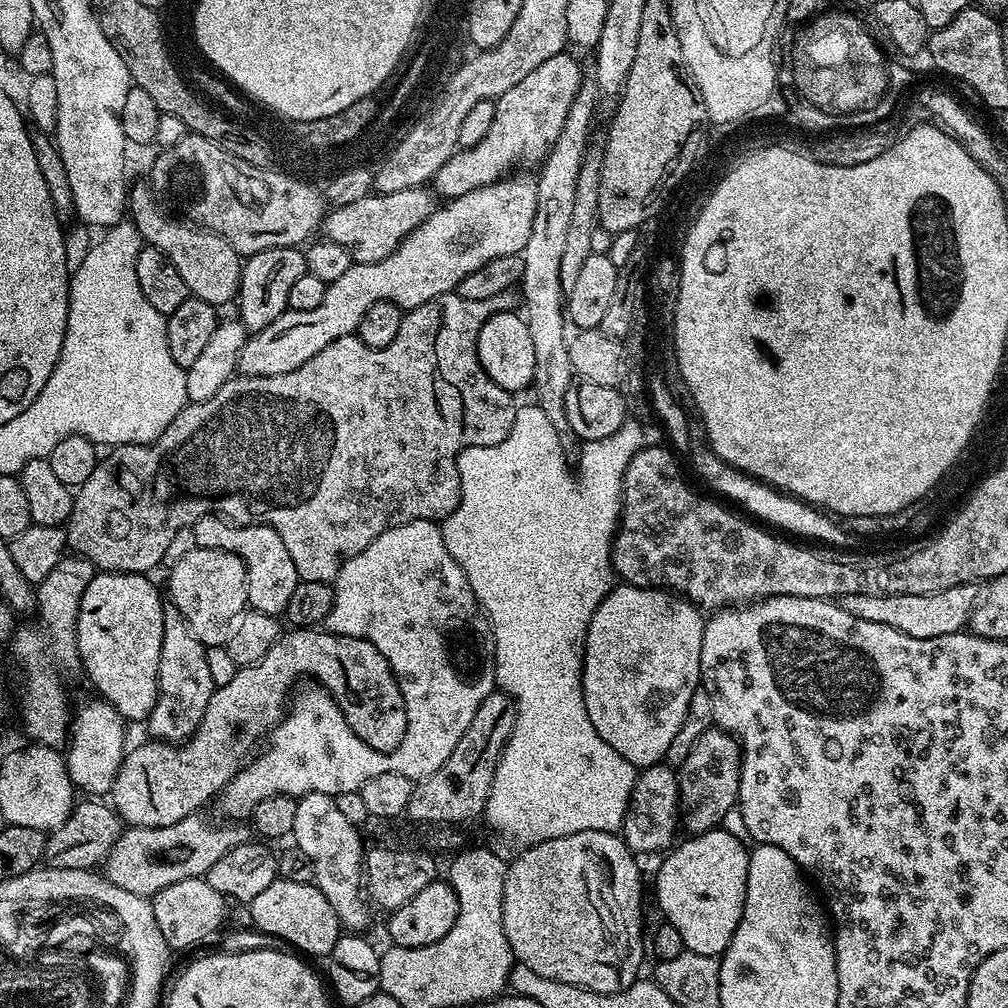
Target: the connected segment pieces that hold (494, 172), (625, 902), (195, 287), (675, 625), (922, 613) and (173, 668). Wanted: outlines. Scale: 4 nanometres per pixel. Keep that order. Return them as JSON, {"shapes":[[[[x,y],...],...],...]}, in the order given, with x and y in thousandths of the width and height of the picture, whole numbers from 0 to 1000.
{"shapes":[[[[559,51],[550,54],[550,58],[542,58],[542,62],[526,69],[518,81],[506,85],[506,89],[492,96],[486,133],[482,133],[474,145],[456,147],[448,152],[448,156],[438,165],[431,177],[434,191],[437,189],[440,196],[466,192],[466,188],[481,187],[501,178],[515,159],[520,163],[535,164],[543,158],[558,131],[566,102],[581,79],[574,62],[563,55],[563,51]]],[[[577,823],[573,827],[562,827],[558,831],[546,831],[528,841],[519,842],[512,854],[504,857],[504,865],[500,869],[500,890],[498,891],[498,919],[502,923],[504,938],[511,955],[526,958],[530,966],[538,966],[538,970],[546,970],[550,974],[562,974],[565,978],[580,980],[583,984],[609,986],[620,984],[625,977],[631,975],[636,967],[635,955],[641,948],[641,925],[639,929],[639,881],[635,878],[635,861],[631,858],[632,850],[611,825],[594,825],[593,823]]],[[[146,182],[128,189],[125,206],[131,221],[139,229],[140,239],[144,243],[161,248],[165,256],[169,256],[173,268],[181,272],[181,280],[185,280],[189,293],[215,304],[226,302],[229,298],[231,301],[235,297],[240,255],[230,247],[224,236],[214,230],[207,230],[205,226],[191,224],[179,216],[170,218],[166,214],[168,211],[161,205],[160,199]]],[[[616,578],[614,581],[608,582],[602,593],[593,601],[589,613],[583,619],[583,634],[579,638],[577,678],[579,680],[579,695],[585,708],[585,714],[589,716],[589,722],[593,724],[595,731],[605,740],[609,740],[609,744],[613,744],[613,748],[617,748],[617,752],[621,752],[621,756],[625,756],[633,764],[641,763],[646,758],[656,757],[662,751],[665,736],[669,736],[669,728],[673,728],[683,707],[685,692],[690,688],[690,684],[695,682],[694,654],[696,653],[696,629],[699,618],[699,608],[688,596],[670,586],[648,582],[634,583],[628,579]]],[[[967,579],[942,581],[942,585],[935,585],[920,591],[919,589],[843,589],[836,592],[835,602],[847,613],[856,613],[858,617],[871,617],[875,621],[883,621],[895,629],[903,629],[903,633],[931,633],[935,629],[946,629],[953,626],[963,616],[964,606],[970,598],[970,583]]],[[[164,602],[161,617],[161,649],[157,657],[157,692],[147,710],[145,721],[152,735],[176,739],[188,734],[194,727],[204,700],[208,700],[210,688],[215,680],[208,669],[206,643],[188,625],[179,604]]]]}

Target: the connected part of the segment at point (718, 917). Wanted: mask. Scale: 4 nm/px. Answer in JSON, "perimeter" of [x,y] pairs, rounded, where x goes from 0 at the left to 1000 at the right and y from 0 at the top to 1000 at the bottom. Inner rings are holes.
{"perimeter":[[[715,819],[712,821],[705,821],[703,825],[696,826],[695,829],[684,828],[683,833],[676,832],[658,850],[659,853],[655,857],[655,862],[651,865],[651,893],[655,896],[655,905],[659,908],[658,912],[665,919],[669,919],[669,923],[673,923],[673,927],[677,927],[677,935],[680,941],[688,943],[689,946],[698,946],[708,949],[713,949],[720,942],[720,938],[724,935],[724,931],[728,931],[728,923],[732,923],[732,915],[736,911],[736,903],[740,895],[740,867],[742,866],[742,847],[743,842],[738,841],[738,837],[726,825],[721,825],[721,820]]]}

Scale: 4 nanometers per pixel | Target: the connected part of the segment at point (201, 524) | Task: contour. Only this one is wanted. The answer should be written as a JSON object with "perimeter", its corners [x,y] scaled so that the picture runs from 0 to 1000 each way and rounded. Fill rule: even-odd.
{"perimeter":[[[217,510],[196,514],[189,523],[194,543],[211,544],[221,548],[230,548],[240,554],[246,563],[246,597],[255,607],[263,607],[272,612],[285,608],[288,589],[299,577],[292,554],[284,546],[284,538],[264,520],[243,520],[235,522]]]}

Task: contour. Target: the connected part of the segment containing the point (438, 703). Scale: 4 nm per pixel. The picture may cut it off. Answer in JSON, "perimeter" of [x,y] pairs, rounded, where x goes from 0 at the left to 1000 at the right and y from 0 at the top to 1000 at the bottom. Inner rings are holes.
{"perimeter":[[[412,516],[385,524],[375,530],[359,550],[351,550],[351,554],[344,556],[331,576],[331,601],[323,623],[333,631],[362,632],[376,647],[384,650],[386,659],[395,663],[397,659],[405,700],[405,723],[401,735],[389,746],[371,744],[351,728],[326,684],[316,677],[299,678],[289,691],[284,709],[265,731],[262,747],[260,742],[257,748],[251,749],[218,787],[216,797],[227,814],[245,814],[256,796],[269,790],[297,792],[305,786],[314,786],[331,792],[335,788],[356,786],[367,772],[375,772],[375,768],[384,766],[406,770],[411,776],[420,774],[450,748],[450,740],[454,740],[454,732],[466,724],[474,700],[478,700],[480,693],[493,682],[492,637],[488,634],[487,618],[458,562],[454,562],[446,546],[442,546],[440,526],[434,517]]]}

